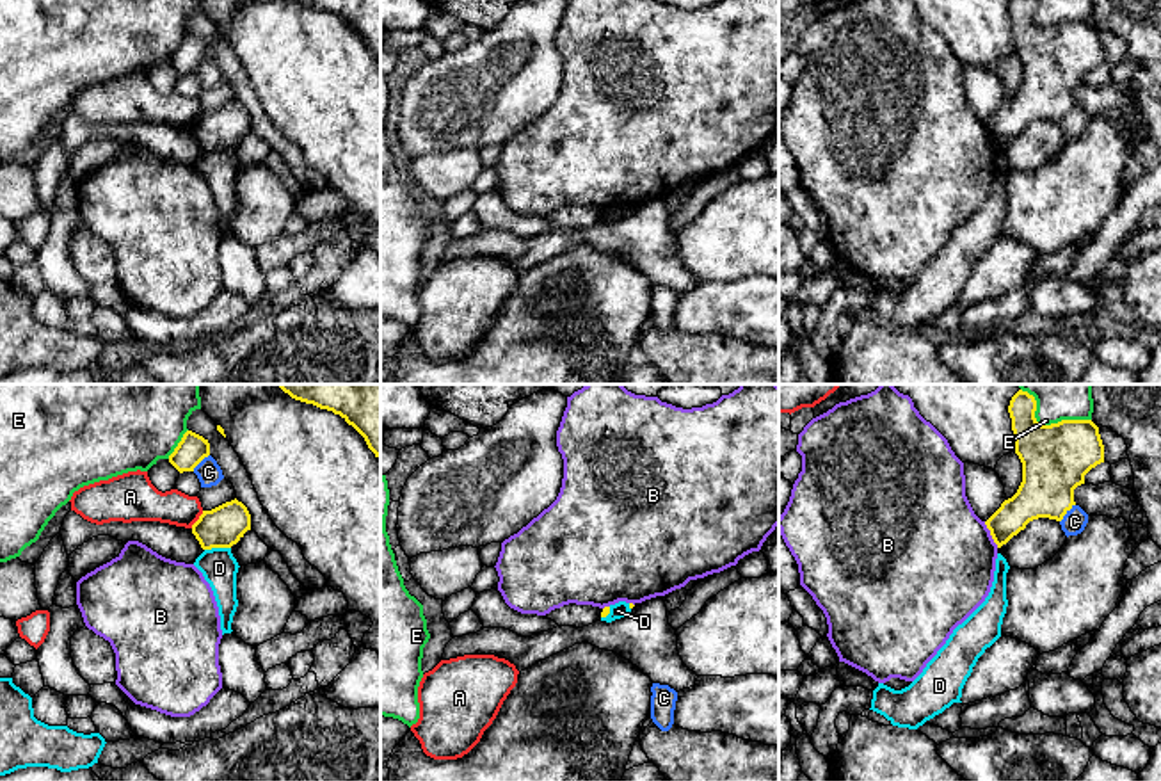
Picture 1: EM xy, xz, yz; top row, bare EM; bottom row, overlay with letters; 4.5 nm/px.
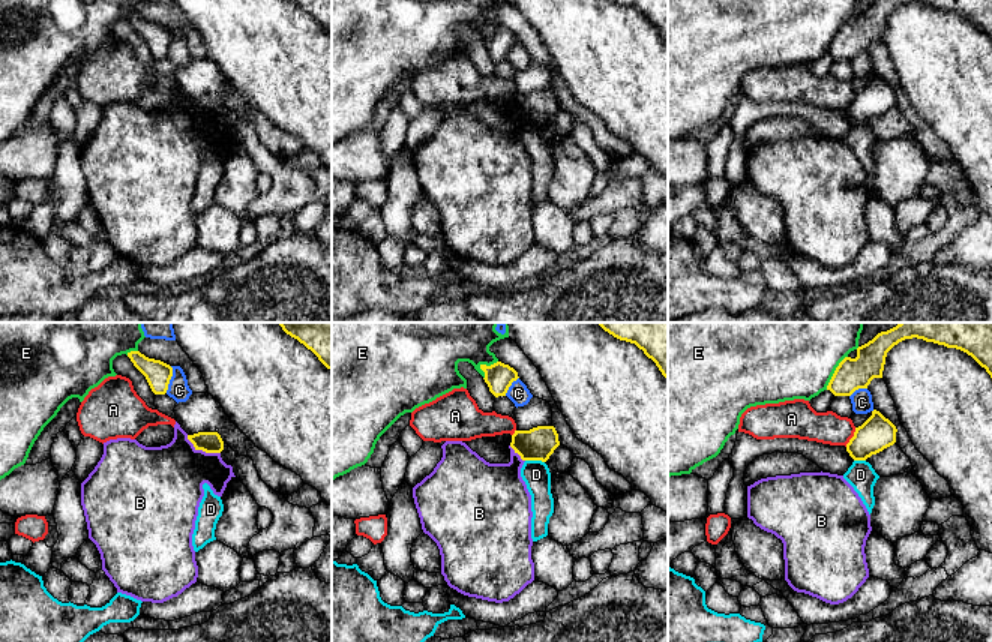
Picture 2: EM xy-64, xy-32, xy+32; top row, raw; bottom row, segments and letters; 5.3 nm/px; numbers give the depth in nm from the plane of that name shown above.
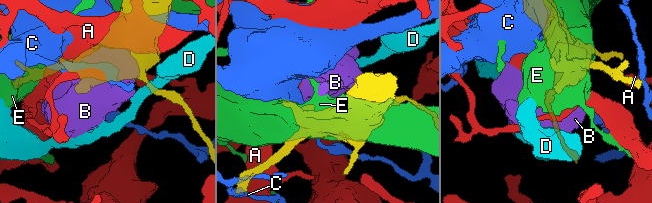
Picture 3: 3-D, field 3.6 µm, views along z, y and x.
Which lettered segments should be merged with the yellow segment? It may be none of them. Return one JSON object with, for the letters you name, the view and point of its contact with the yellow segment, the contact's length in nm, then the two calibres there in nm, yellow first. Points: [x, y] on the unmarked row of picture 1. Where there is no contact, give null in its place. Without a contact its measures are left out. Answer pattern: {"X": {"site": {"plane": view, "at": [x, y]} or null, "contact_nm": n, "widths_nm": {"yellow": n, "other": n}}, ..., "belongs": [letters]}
{"belongs": []}

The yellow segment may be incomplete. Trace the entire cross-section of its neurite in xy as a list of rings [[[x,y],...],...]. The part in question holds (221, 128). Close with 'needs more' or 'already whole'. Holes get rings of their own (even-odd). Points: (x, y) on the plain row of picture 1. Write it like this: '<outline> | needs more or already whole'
[[[236,100],[212,112],[203,112],[192,135],[203,151],[231,149],[251,132],[251,116]]] | already whole

